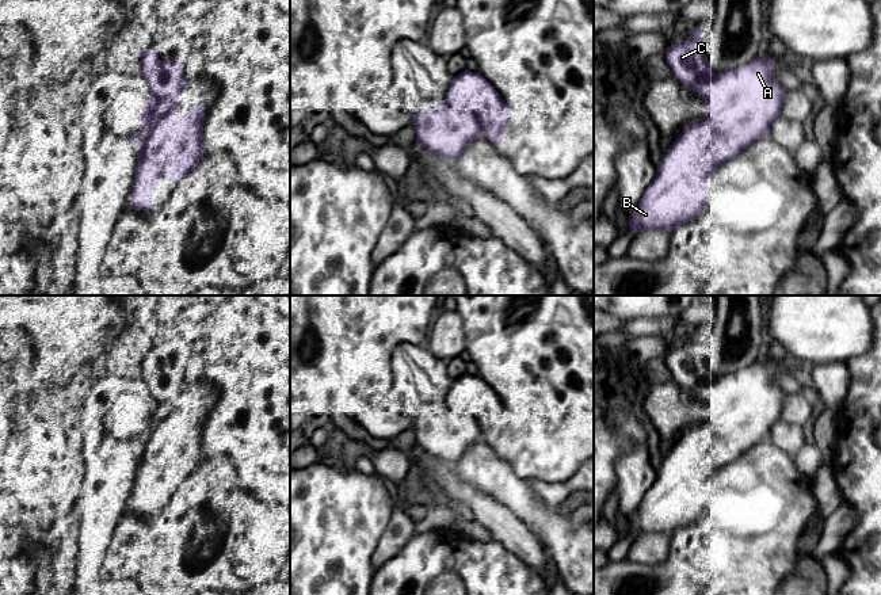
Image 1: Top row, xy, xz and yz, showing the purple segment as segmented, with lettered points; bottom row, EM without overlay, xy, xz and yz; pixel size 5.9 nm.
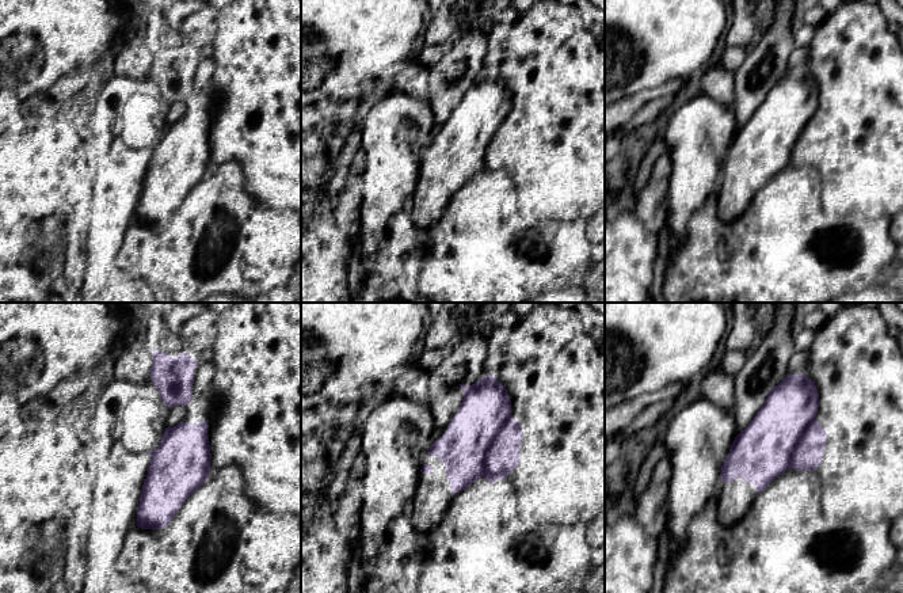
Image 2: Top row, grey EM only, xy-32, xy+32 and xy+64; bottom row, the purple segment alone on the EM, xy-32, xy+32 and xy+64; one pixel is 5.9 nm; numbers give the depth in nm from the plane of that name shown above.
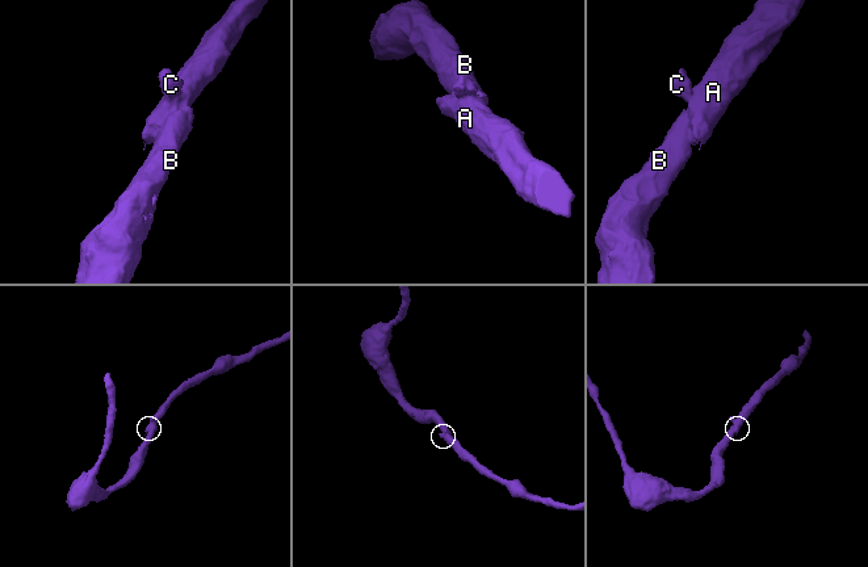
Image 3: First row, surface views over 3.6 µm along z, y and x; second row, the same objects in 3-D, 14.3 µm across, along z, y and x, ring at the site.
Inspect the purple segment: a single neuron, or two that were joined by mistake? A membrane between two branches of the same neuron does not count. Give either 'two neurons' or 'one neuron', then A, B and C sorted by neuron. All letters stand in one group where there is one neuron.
one neuron | A B C

